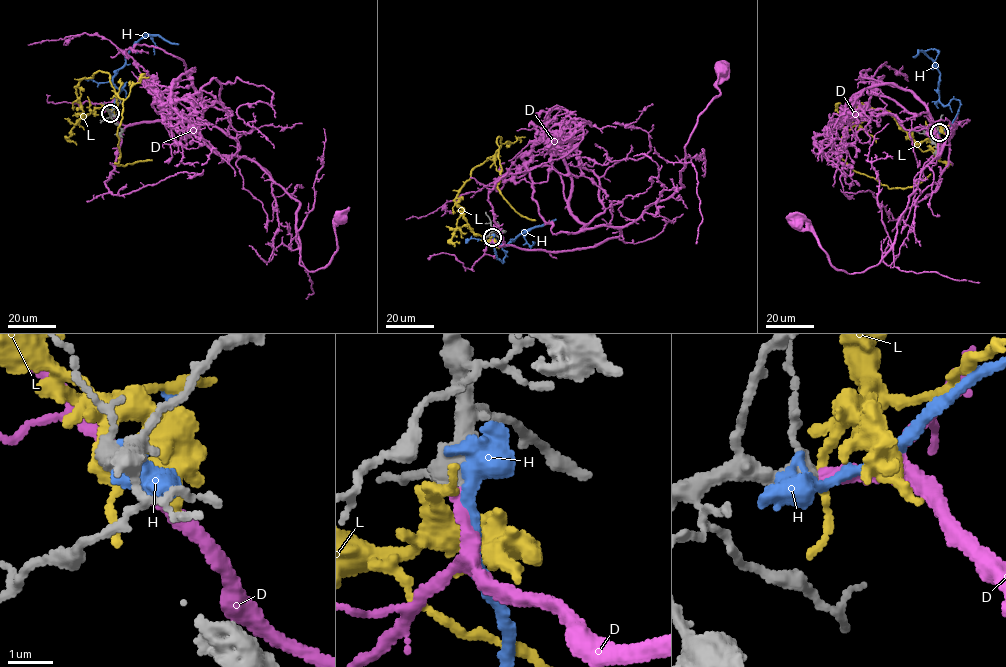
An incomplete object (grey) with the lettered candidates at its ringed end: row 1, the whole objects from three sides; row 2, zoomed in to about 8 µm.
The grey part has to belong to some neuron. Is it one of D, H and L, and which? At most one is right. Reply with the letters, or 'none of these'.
D

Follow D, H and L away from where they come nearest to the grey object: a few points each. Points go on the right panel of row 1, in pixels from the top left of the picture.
D: (939, 132), (949, 141), (956, 125), (876, 265), (836, 270), (797, 224)
H: (937, 132), (959, 106), (958, 100), (939, 101), (940, 72), (924, 51), (936, 50), (938, 67)
L: (939, 132), (915, 143), (898, 118), (859, 103), (841, 140), (848, 166), (890, 189), (930, 174)

